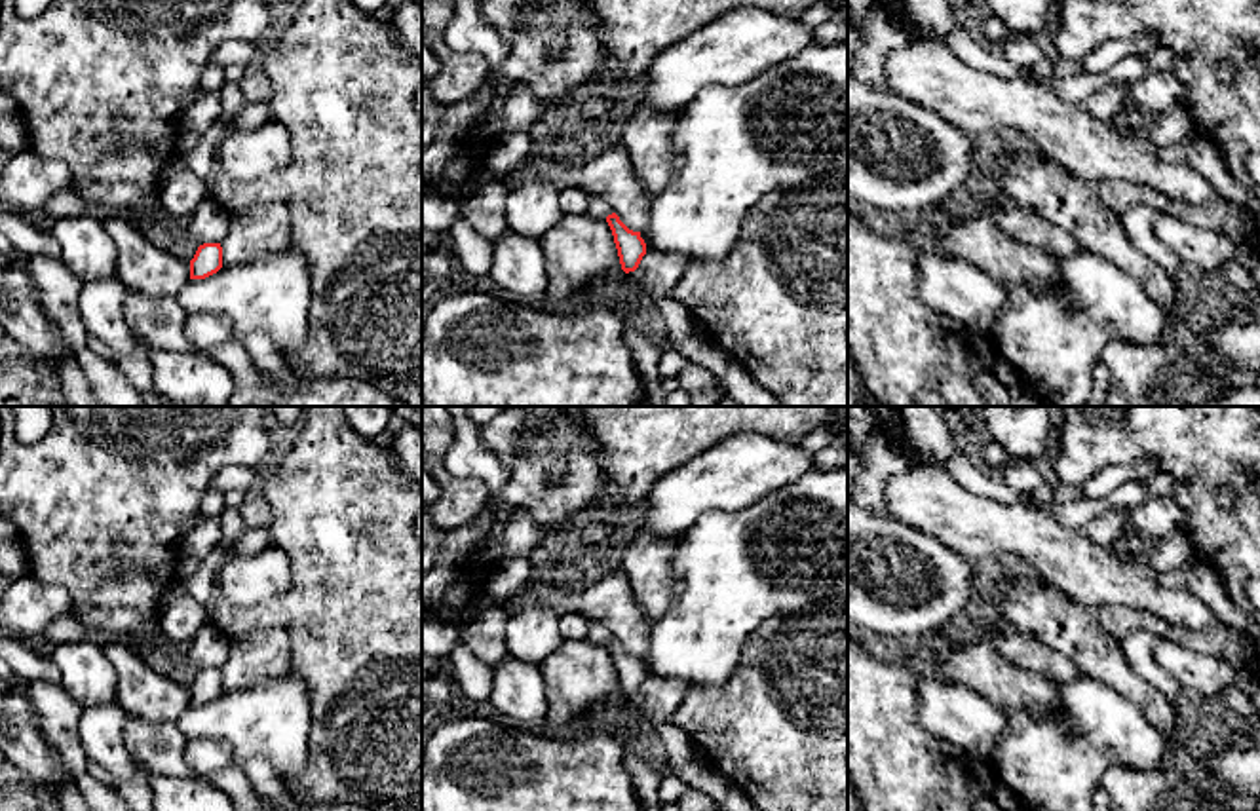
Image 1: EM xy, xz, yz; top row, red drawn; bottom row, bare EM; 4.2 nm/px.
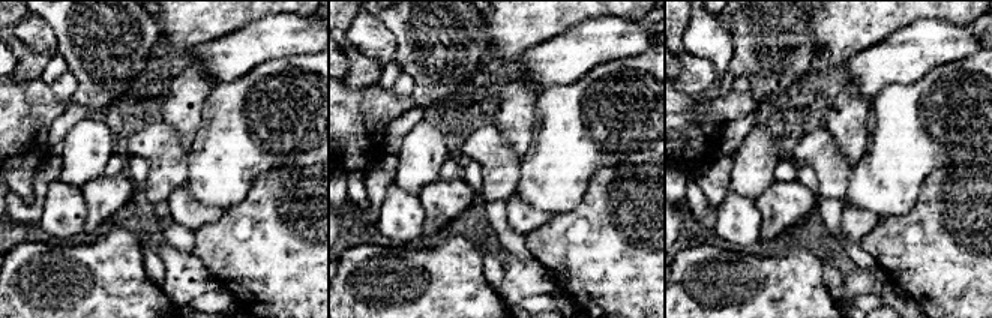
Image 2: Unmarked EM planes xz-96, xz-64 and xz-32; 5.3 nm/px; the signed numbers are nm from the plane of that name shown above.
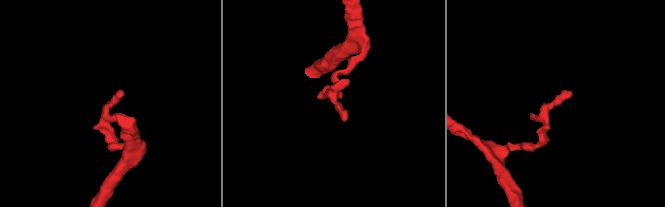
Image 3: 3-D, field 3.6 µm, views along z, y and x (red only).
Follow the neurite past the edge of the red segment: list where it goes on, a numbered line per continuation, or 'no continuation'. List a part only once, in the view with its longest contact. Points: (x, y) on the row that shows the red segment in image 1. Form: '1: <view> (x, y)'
no continuation

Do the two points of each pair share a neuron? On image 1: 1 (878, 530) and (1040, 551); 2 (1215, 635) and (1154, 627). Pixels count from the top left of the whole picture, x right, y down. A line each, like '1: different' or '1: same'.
1: different
2: same

